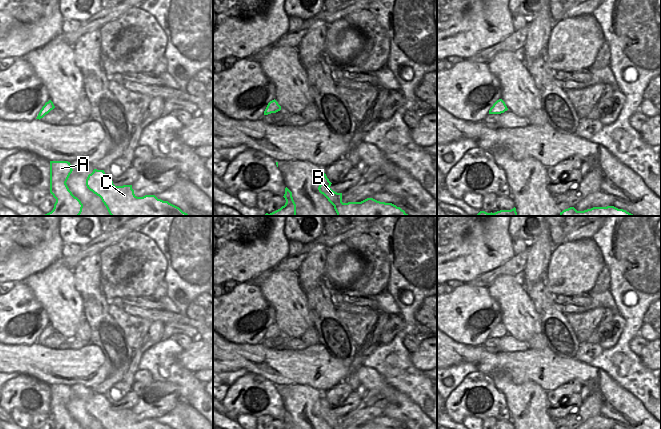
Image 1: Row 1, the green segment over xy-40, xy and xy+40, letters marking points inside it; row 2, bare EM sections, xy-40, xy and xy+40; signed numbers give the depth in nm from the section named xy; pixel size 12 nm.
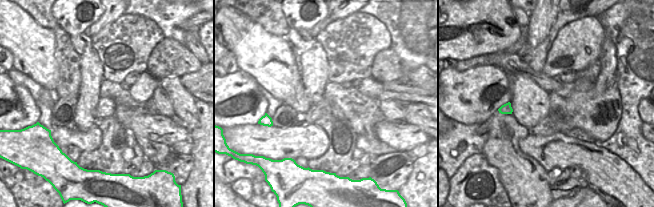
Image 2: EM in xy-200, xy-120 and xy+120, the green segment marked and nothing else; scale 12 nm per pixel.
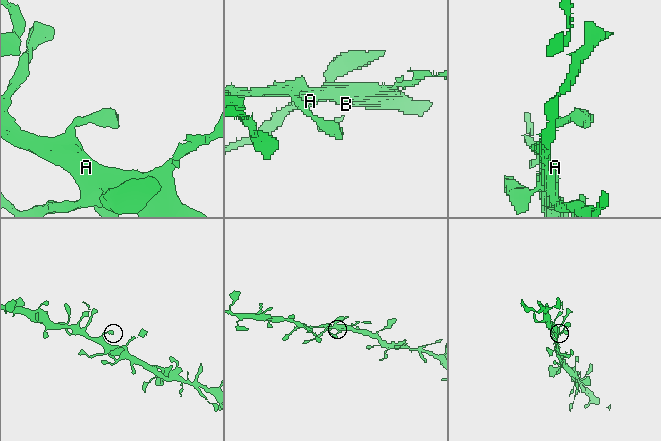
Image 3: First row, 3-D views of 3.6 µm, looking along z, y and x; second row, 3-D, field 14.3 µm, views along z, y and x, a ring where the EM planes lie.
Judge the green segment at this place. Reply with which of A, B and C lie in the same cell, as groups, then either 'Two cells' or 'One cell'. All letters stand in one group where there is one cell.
Groups: A B C. One cell.

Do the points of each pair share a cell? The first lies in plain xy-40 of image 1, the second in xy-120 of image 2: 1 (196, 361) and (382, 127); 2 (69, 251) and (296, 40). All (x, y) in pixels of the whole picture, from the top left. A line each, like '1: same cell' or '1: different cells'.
1: same cell
2: same cell

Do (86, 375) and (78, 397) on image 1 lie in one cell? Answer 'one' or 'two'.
two

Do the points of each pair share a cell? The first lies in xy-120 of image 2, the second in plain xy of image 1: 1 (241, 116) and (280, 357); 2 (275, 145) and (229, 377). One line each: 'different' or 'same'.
1: different
2: different

